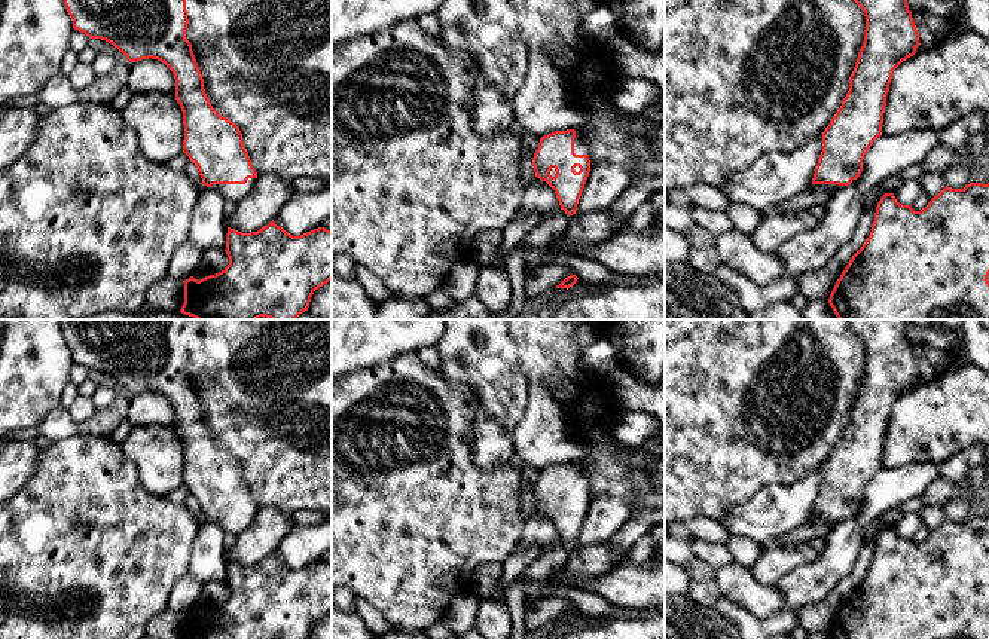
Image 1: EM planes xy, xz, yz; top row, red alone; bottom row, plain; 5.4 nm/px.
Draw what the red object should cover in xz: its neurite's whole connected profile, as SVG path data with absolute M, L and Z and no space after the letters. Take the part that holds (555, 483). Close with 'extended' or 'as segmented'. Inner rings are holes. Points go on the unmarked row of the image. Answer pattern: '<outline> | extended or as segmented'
M555 464L540 471L532 490L535 510L556 526L561 542L576 547L579 532L590 505L587 477L574 464Z | extended

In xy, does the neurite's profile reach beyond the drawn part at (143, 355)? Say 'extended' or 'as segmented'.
extended

